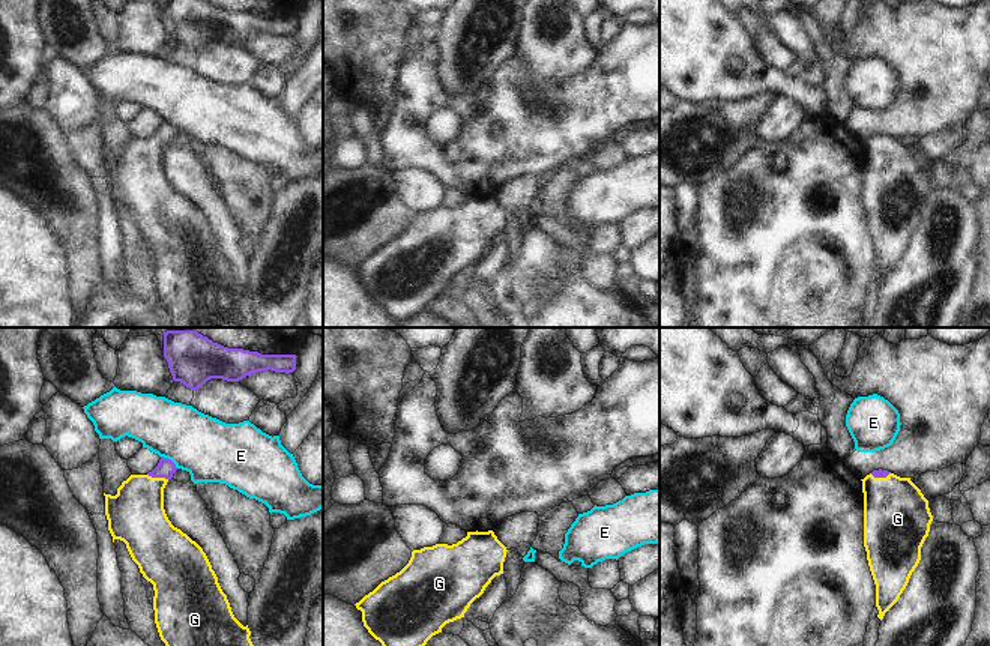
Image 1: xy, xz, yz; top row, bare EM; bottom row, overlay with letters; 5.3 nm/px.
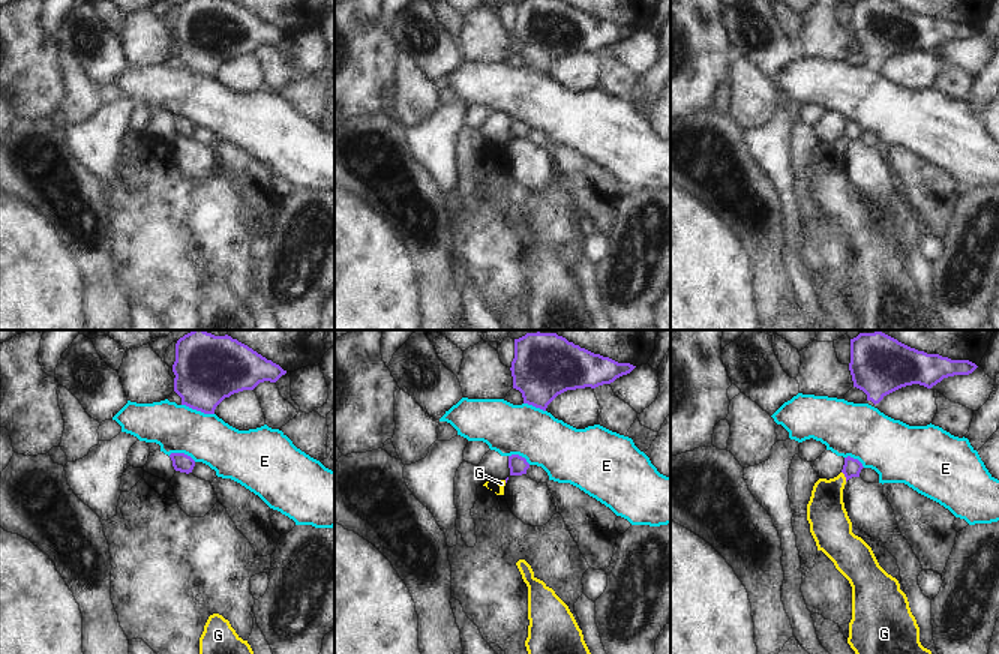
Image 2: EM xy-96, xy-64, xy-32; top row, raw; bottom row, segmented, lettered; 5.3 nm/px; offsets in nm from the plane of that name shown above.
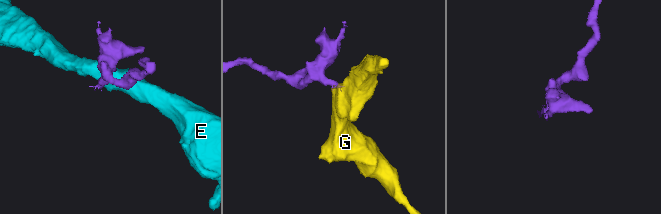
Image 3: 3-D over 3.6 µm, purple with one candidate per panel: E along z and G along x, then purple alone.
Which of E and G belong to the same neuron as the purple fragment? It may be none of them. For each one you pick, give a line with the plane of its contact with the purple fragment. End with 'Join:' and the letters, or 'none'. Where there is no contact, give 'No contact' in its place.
G: Touches purple in xy
Join: G

